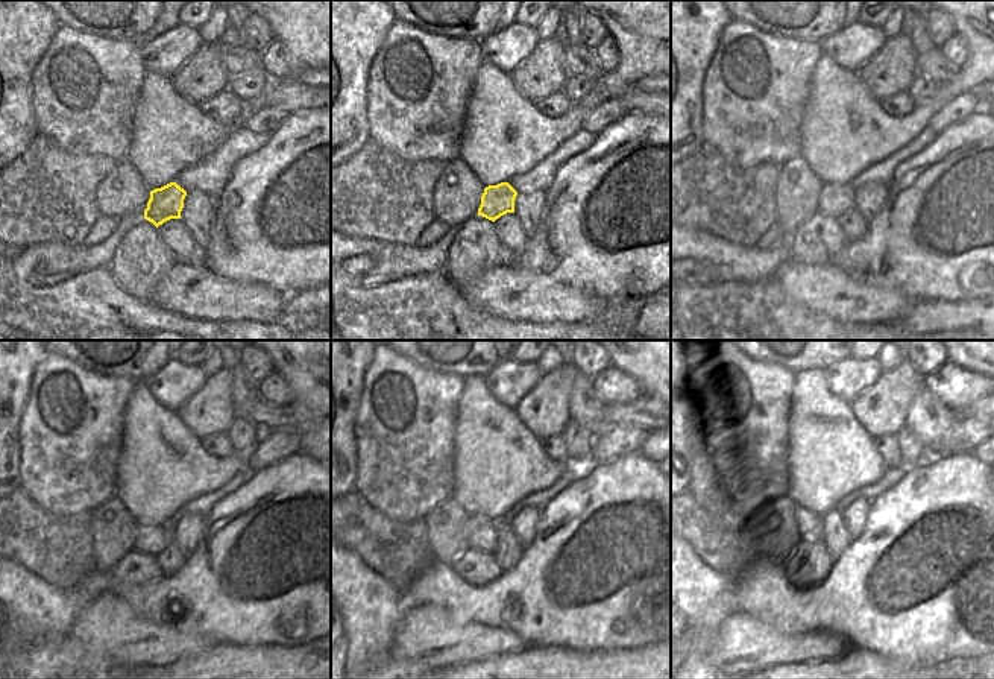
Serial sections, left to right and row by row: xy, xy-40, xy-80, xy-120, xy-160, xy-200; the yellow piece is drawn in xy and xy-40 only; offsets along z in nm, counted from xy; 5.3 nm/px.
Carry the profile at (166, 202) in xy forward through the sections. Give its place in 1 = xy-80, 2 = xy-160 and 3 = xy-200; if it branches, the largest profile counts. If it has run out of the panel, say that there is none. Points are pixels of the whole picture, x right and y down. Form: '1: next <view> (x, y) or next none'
1: next xy-80 (833, 201)
2: next xy-160 (480, 532)
3: next xy-200 (812, 530)

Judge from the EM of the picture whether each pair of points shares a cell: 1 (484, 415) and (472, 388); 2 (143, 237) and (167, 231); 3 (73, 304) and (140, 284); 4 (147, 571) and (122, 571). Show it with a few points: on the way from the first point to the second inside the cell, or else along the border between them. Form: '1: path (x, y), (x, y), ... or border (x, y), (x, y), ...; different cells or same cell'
1: path (478, 409), (474, 394); same cell
2: border (155, 228), (161, 242), (178, 263); different cells
3: border (106, 268), (111, 277), (131, 296), (150, 303); different cells
4: path (141, 571), (128, 571); same cell

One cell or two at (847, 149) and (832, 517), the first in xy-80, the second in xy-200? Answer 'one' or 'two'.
two

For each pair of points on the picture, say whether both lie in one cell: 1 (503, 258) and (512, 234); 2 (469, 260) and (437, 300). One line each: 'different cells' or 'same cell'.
1: different cells
2: different cells

